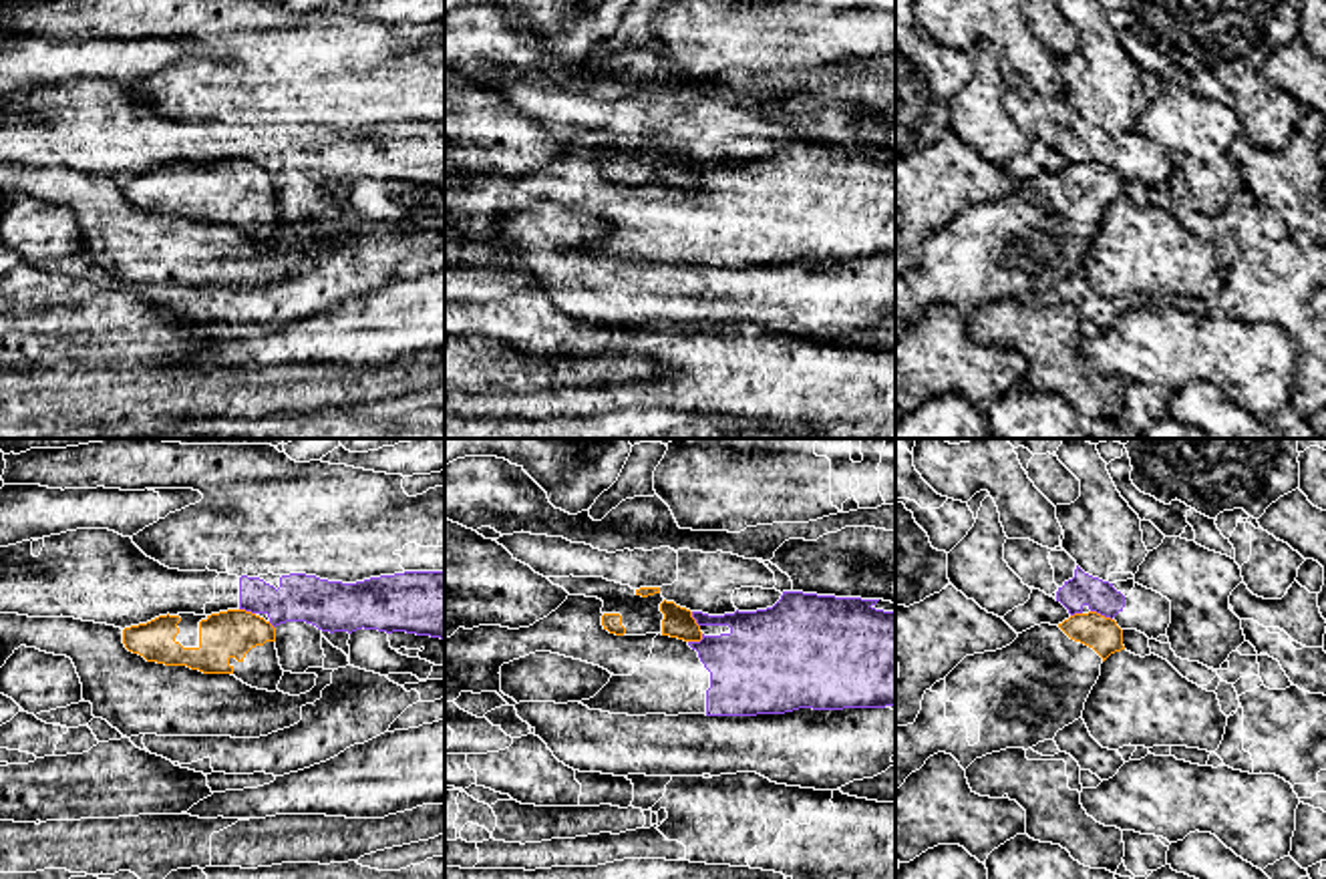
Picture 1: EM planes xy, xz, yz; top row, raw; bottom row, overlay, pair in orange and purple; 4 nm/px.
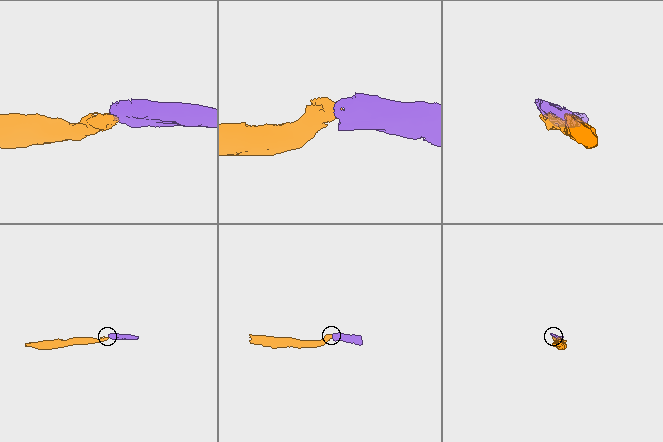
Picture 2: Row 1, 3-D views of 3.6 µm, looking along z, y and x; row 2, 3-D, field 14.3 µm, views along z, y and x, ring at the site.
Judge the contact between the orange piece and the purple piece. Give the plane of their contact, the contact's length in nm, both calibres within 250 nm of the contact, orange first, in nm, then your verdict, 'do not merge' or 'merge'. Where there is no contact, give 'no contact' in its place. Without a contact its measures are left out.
meets orange in yz; contact 100 nm long; 140 nm thick on the orange side, 130 nm on the other; do not merge

